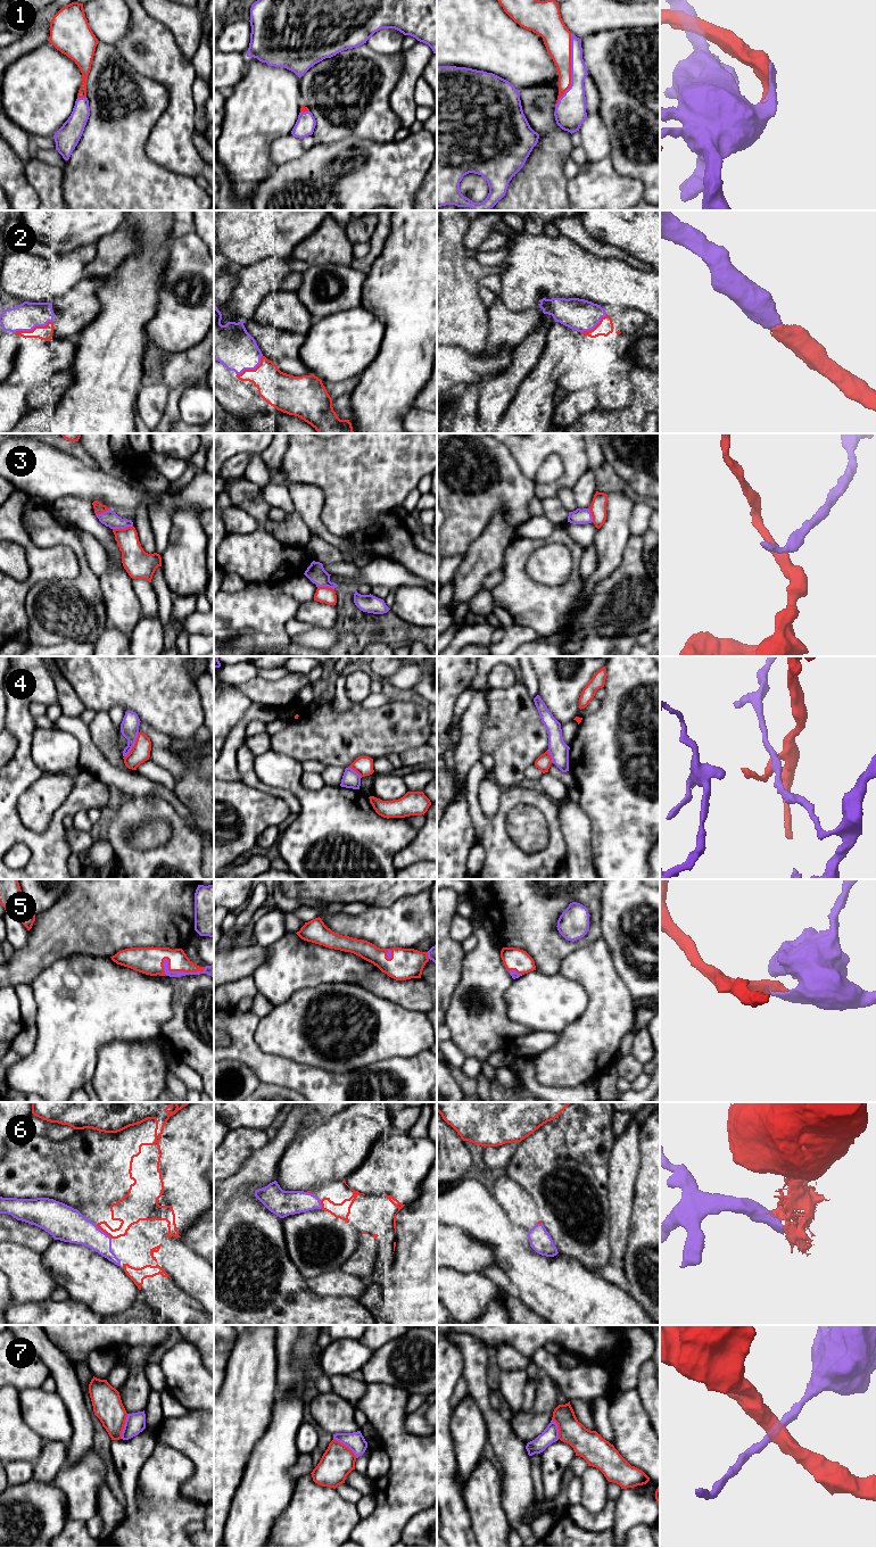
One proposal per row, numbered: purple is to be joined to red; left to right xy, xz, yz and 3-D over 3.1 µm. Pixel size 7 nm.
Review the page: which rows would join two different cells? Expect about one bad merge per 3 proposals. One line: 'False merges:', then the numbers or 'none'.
False merges: 3, 6, 7

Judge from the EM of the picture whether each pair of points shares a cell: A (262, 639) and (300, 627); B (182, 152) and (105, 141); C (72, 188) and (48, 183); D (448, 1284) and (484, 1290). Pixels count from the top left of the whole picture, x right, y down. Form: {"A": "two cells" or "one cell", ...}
{"A": "two cells", "B": "two cells", "C": "two cells", "D": "one cell"}

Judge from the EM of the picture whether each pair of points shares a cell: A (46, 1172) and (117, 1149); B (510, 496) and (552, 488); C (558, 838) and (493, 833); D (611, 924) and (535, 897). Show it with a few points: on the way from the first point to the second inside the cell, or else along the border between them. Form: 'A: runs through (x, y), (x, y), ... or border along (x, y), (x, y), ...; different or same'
A: runs through (64, 1170), (84, 1169), (92, 1167), (99, 1161); same
B: border along (520, 469), (532, 482), (535, 496); different
C: runs through (545, 855), (542, 859), (519, 859), (510, 850); same
D: border along (601, 893), (600, 935); different

